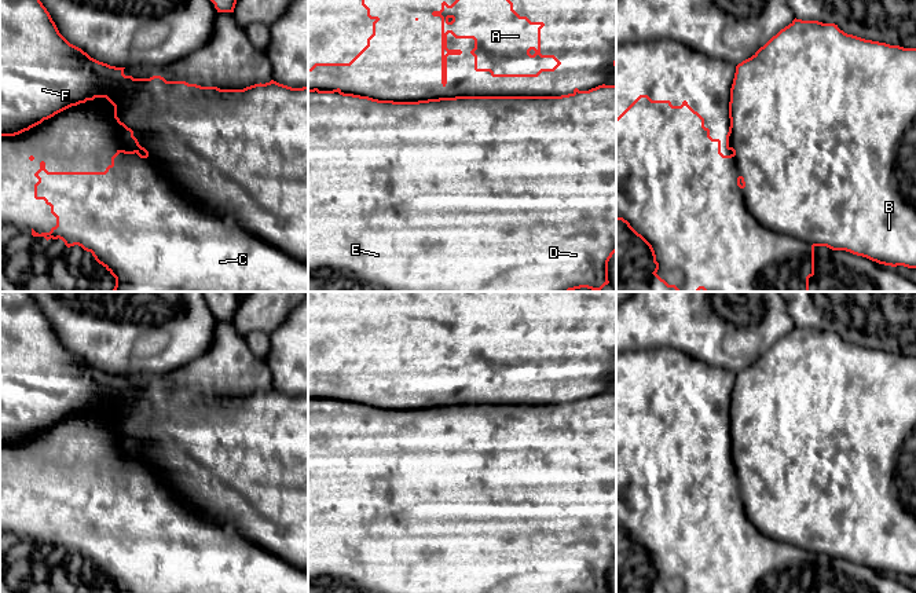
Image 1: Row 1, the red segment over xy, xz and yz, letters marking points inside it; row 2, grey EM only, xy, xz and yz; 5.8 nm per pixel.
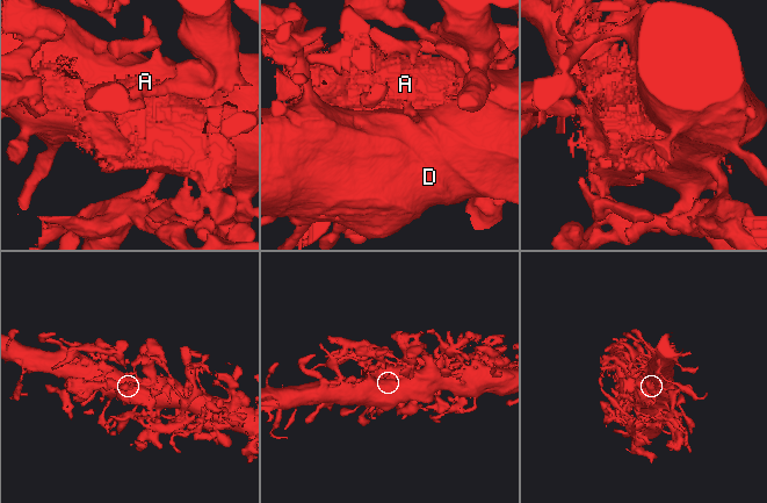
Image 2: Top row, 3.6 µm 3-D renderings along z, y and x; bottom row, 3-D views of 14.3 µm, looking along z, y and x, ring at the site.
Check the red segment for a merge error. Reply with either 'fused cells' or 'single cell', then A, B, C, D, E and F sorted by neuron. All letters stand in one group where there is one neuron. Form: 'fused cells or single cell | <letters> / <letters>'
fused cells | A C / B D E F

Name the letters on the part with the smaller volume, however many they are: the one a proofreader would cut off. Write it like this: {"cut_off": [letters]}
{"cut_off": ["A", "C"]}

